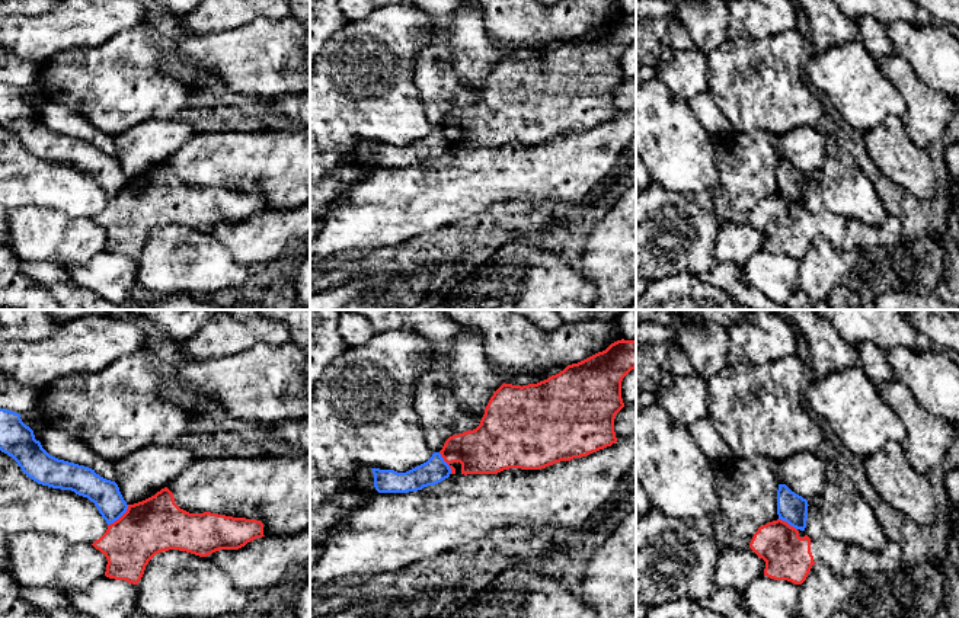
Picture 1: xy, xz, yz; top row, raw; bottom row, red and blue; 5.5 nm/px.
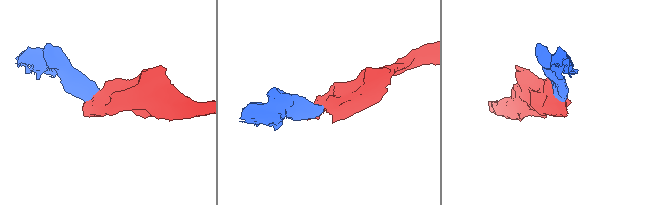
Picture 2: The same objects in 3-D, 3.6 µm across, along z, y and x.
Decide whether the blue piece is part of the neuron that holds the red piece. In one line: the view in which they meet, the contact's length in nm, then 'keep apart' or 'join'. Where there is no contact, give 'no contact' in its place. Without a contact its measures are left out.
contact in xy; length 170 nm; keep apart

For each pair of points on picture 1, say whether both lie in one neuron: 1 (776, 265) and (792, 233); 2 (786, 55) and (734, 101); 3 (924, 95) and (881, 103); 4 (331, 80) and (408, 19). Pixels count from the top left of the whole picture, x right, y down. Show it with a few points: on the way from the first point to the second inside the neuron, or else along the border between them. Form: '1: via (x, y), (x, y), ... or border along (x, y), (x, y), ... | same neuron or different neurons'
1: border along (763, 249), (799, 259) | different neurons
2: via (773, 66), (755, 83), (747, 87) | same neuron
3: border along (882, 73), (904, 101), (905, 114), (902, 117) | different neurons
4: via (349, 77), (389, 38) | same neuron

